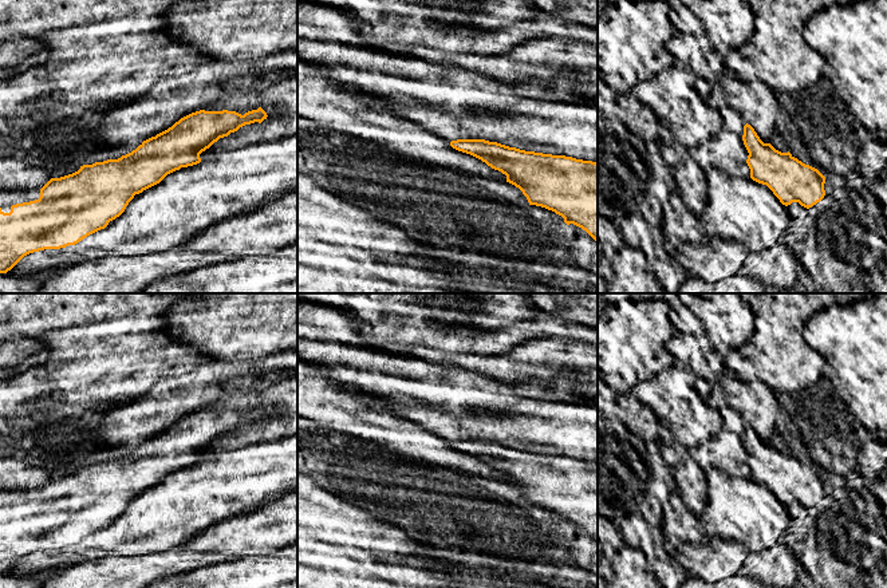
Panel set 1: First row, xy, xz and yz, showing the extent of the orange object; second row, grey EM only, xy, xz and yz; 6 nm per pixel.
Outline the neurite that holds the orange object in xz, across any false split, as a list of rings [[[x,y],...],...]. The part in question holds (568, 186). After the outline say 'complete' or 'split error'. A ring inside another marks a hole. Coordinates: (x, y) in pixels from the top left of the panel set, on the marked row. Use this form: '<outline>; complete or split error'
[[[457,139],[450,146],[470,154],[506,175],[506,182],[519,188],[529,205],[555,212],[567,225],[586,230],[598,242],[598,163],[565,155],[525,151],[485,139]]]; complete

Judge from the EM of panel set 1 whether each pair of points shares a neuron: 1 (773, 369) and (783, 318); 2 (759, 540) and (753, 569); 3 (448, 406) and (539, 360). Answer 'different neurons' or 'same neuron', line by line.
1: same neuron
2: different neurons
3: different neurons

